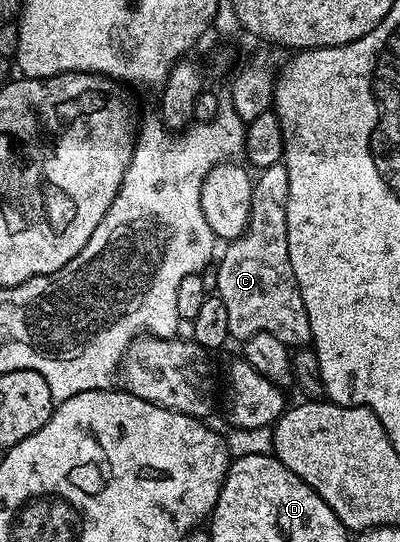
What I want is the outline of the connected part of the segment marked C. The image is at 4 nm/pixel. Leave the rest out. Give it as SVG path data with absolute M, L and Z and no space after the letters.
M283 163L259 170L252 183L252 202L246 231L241 237L227 242L223 246L224 254L223 249L219 254L220 266L216 269L214 293L226 307L226 316L230 322L229 338L247 339L259 333L269 333L282 339L282 343L289 347L304 347L312 340L306 303L302 303L300 288L294 279L294 267L290 267L290 251L286 239L286 199L289 195L290 179Z

